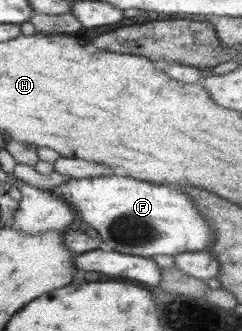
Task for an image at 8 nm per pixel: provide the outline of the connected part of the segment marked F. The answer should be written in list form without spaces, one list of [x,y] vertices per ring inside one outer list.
[[[113,174],[112,176],[96,176],[96,178],[80,178],[80,180],[69,179],[68,182],[60,182],[60,186],[50,188],[50,193],[62,197],[72,209],[76,216],[82,216],[84,222],[89,224],[98,232],[101,240],[101,249],[110,252],[121,252],[137,257],[154,257],[160,255],[176,256],[182,252],[208,251],[208,246],[214,242],[214,229],[210,223],[204,220],[204,216],[198,212],[194,200],[182,192],[183,188],[144,182],[142,179]]]

